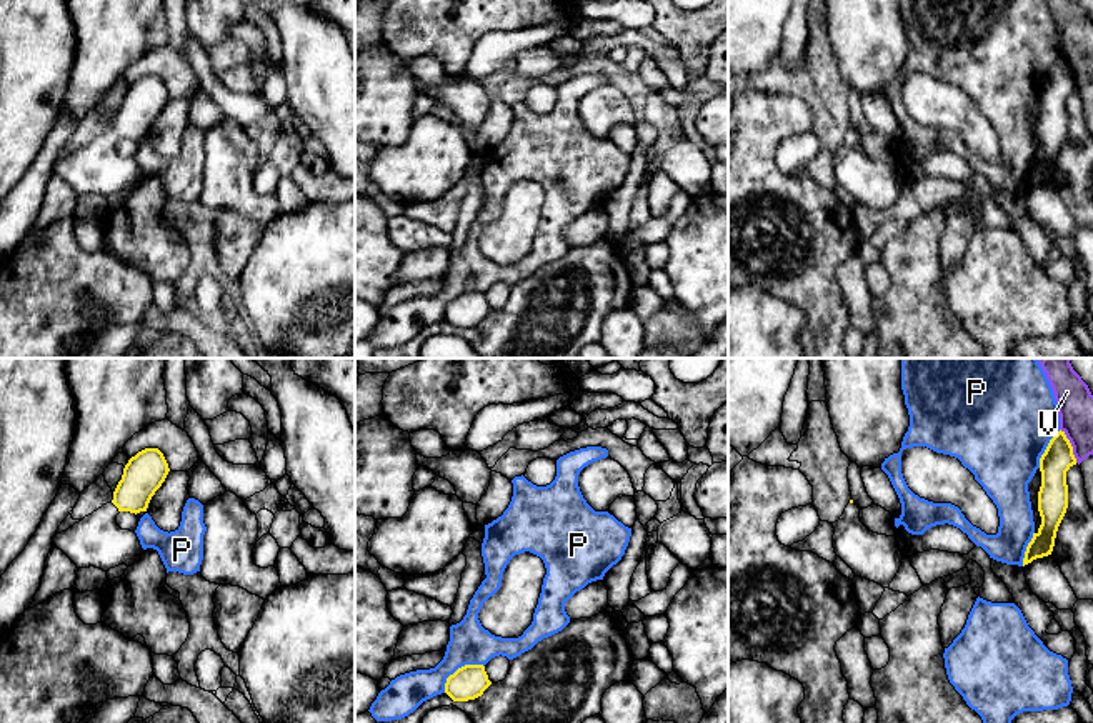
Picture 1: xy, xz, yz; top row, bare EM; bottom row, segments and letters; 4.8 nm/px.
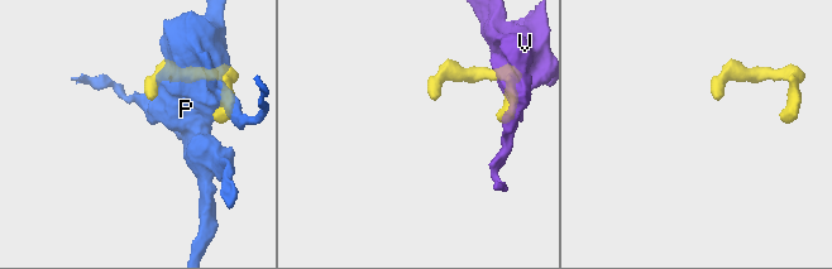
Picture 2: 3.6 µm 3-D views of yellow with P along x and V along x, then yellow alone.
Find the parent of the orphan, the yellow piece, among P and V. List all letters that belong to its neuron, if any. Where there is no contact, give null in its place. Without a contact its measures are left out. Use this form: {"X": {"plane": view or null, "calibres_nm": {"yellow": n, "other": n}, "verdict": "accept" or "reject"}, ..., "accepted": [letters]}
{"P": {"plane": "xz", "calibres_nm": {"yellow": 160, "other": 200}, "verdict": "reject"}, "V": {"plane": "yz", "calibres_nm": {"yellow": 150, "other": 180}, "verdict": "reject"}, "accepted": []}

